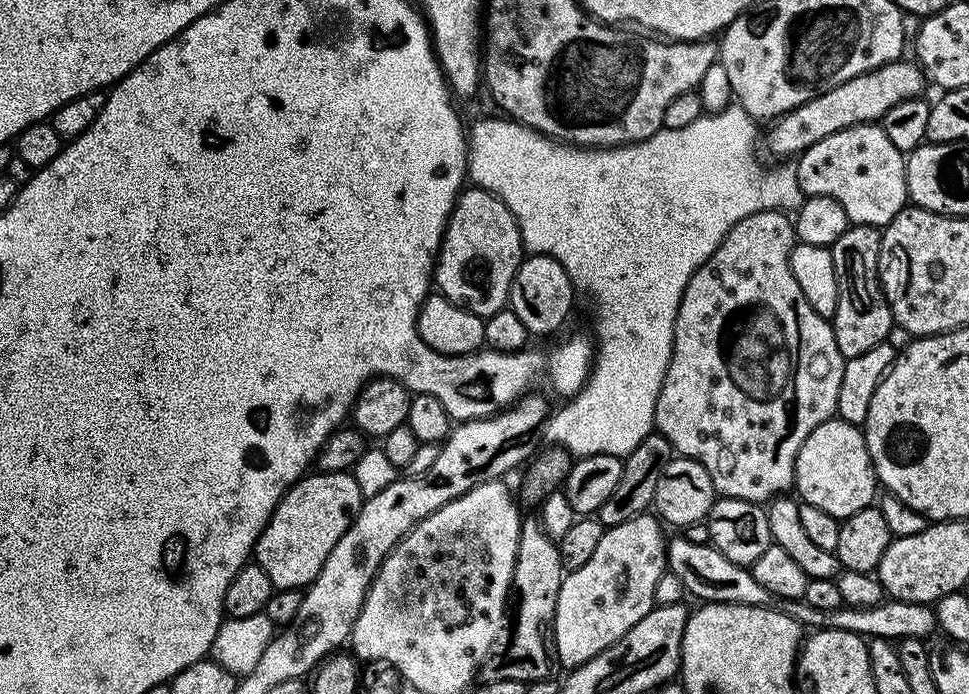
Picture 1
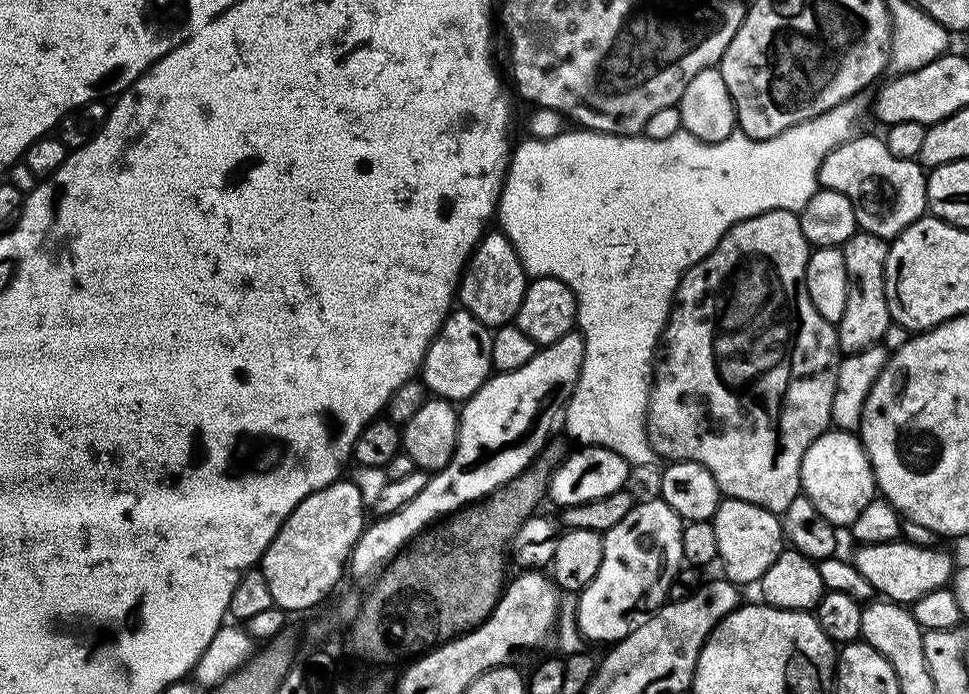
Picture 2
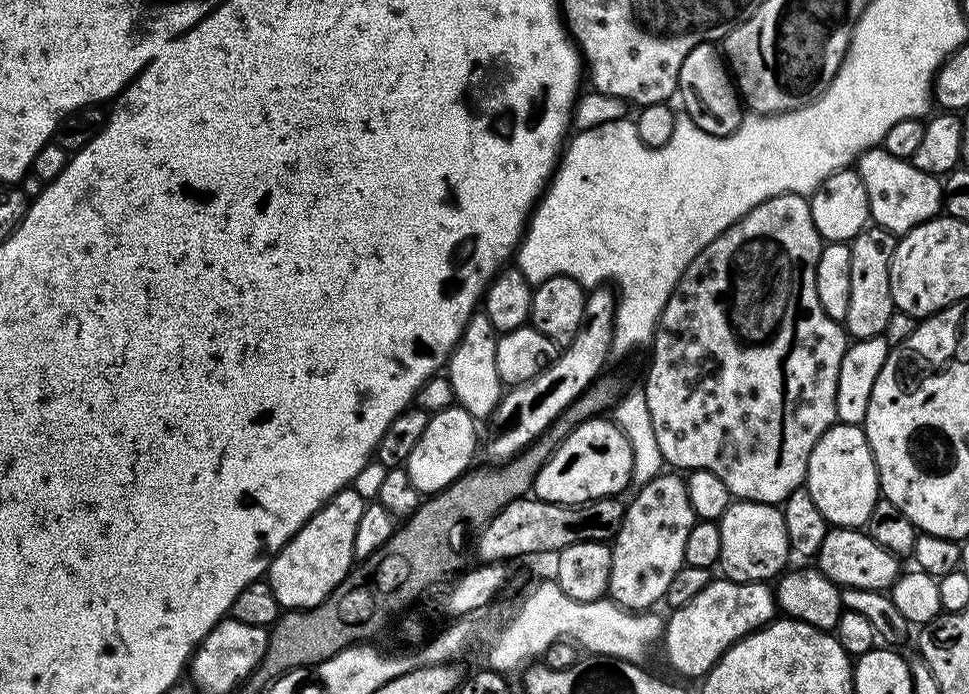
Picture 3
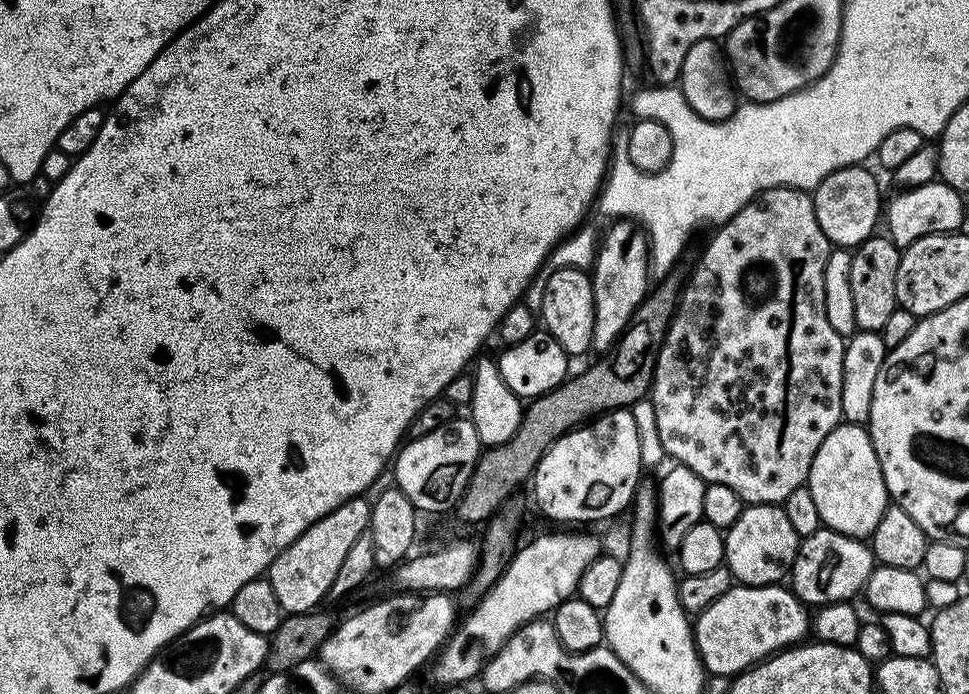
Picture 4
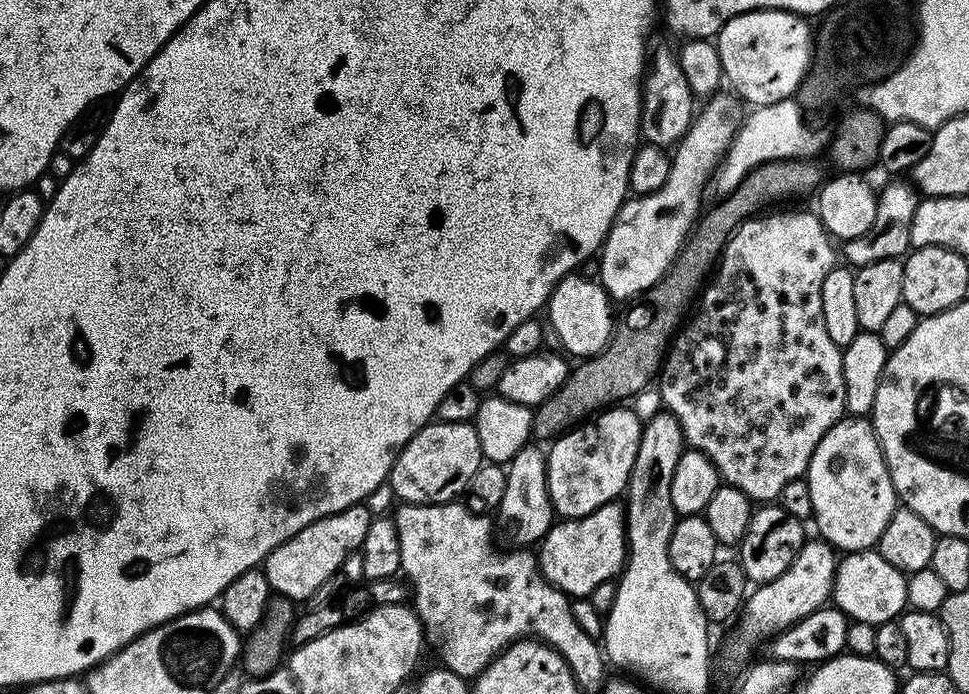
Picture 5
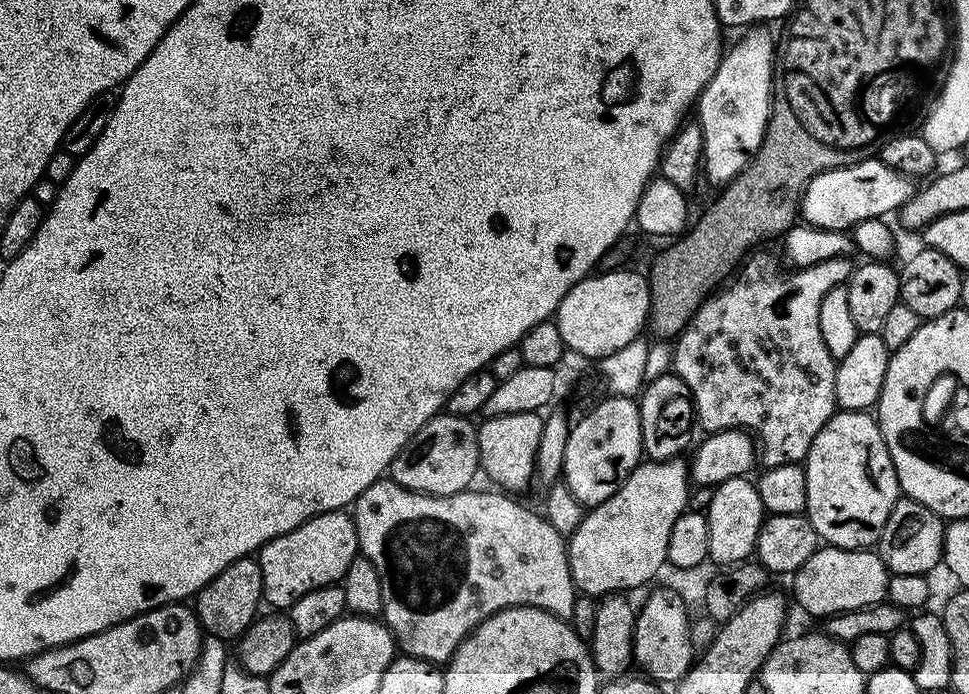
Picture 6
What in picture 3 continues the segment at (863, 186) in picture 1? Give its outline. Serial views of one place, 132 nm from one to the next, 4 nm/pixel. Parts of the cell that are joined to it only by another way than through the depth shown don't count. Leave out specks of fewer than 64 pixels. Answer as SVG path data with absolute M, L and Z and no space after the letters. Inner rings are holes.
M869 150L859 157L858 171L866 186L870 220L899 238L911 228L932 219L942 208L942 184L931 172L923 172L907 160L894 158L883 150Z

